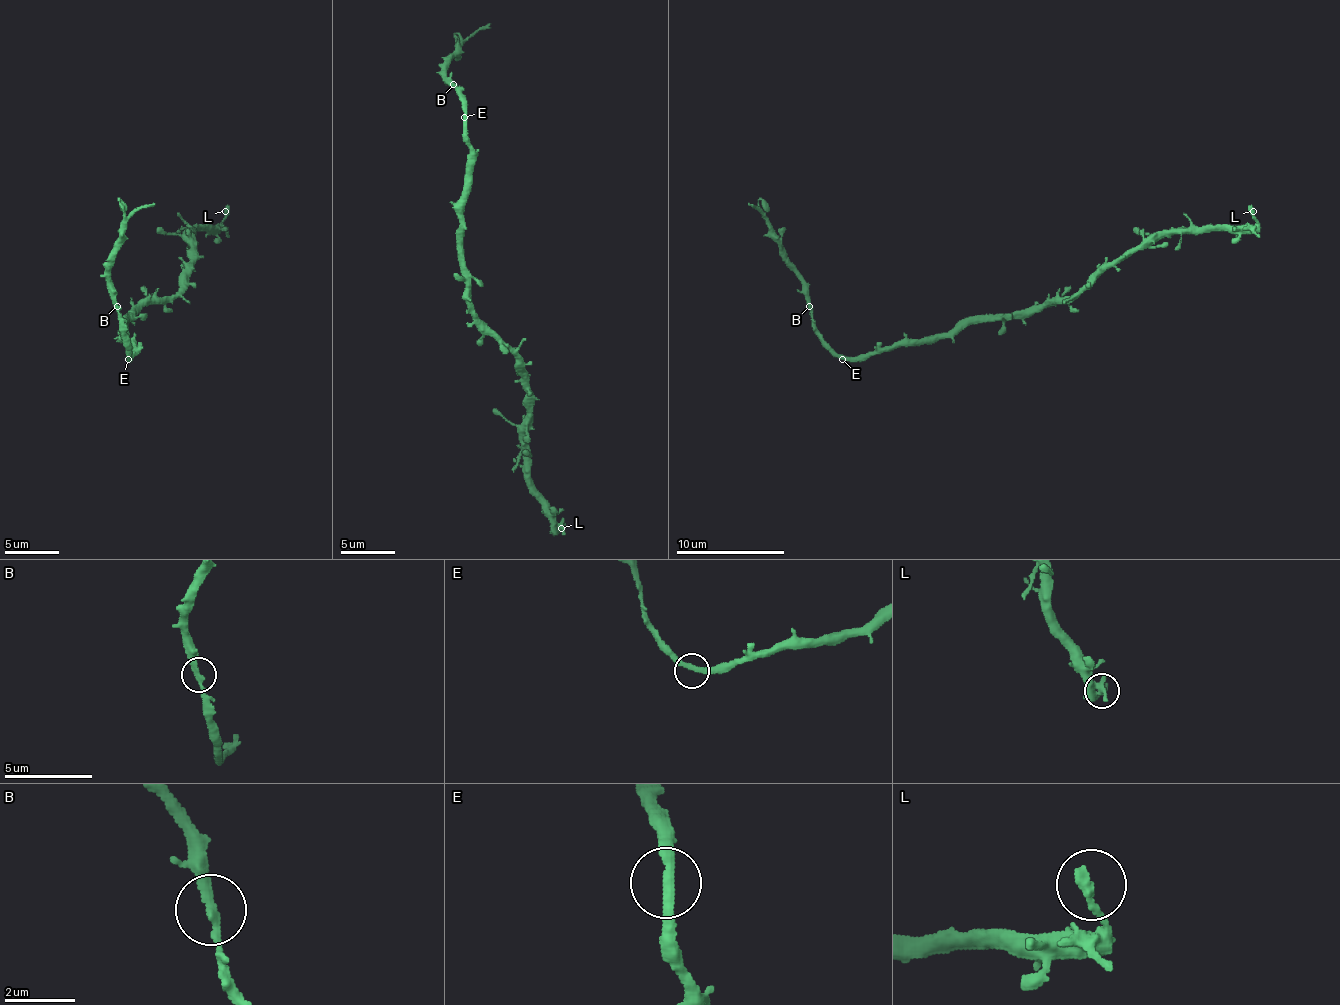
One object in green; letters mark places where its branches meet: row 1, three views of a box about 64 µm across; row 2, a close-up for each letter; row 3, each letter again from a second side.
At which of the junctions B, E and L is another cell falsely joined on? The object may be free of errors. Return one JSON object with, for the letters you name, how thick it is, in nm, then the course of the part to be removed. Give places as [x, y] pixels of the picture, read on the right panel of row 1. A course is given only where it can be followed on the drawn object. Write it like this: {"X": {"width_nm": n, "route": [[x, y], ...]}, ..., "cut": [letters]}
{"cut": []}

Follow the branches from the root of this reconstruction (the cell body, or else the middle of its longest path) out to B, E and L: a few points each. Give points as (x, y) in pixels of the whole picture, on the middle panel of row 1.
B: (464, 250), (461, 247), (461, 209), (464, 174), (469, 166), (469, 144), (464, 96), (453, 85)
E: (464, 250), (461, 247), (461, 209), (464, 174), (469, 166), (464, 117)
L: (464, 250), (469, 307), (515, 358), (515, 371), (526, 388), (532, 493), (550, 523), (559, 531), (561, 528)

